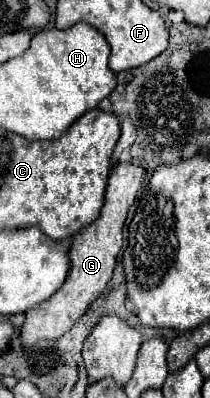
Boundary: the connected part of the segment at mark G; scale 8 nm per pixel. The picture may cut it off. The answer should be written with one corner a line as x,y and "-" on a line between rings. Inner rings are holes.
117,162
115,170
111,170
107,192
105,192
105,204
101,208
99,220
83,228
79,234
73,236
71,248
69,248
69,274
63,282
63,286
45,302
31,308
25,314
25,324
21,328
21,342
25,346
31,346
39,340
59,338
65,334
89,308
89,304
103,292
107,282
113,276
115,258
123,246
123,224
127,218
127,210
135,202
137,194
143,188
145,180
145,166
135,162

